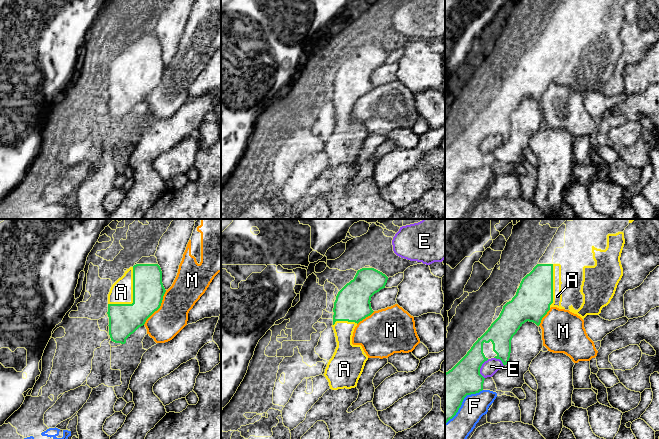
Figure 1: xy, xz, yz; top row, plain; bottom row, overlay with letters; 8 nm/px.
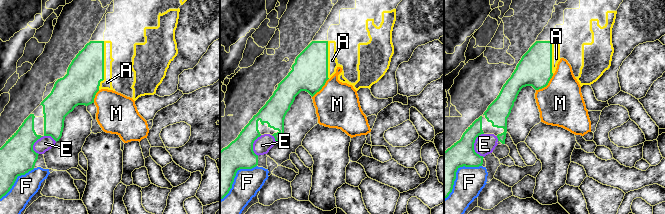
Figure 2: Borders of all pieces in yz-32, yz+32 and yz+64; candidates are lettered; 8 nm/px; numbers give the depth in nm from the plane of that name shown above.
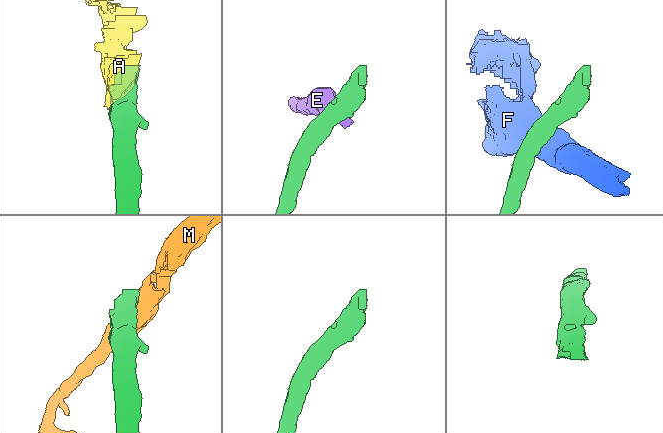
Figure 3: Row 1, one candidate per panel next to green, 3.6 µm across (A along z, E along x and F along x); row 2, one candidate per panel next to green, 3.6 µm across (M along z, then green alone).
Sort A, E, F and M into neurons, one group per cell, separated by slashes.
A / E / F / M

